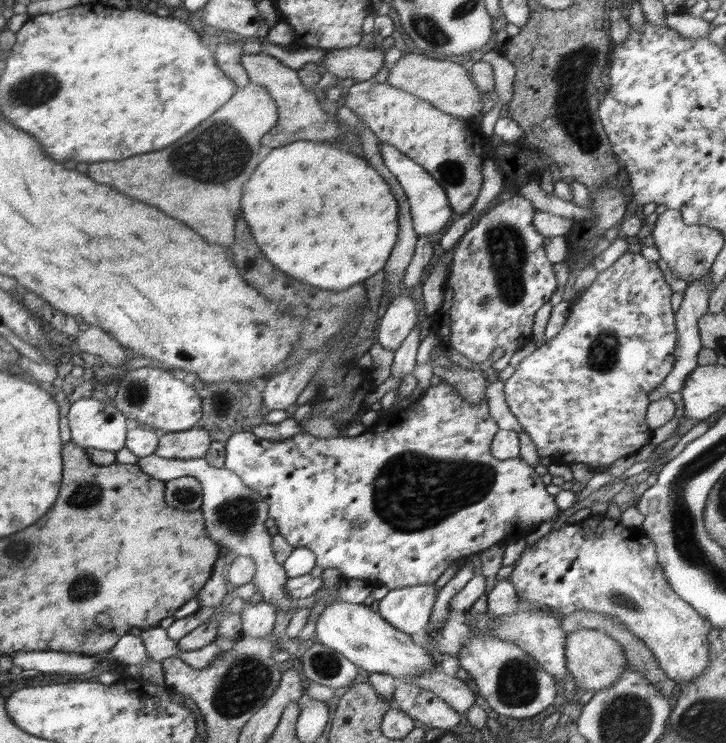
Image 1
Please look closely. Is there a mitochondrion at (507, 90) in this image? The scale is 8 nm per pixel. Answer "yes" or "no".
no

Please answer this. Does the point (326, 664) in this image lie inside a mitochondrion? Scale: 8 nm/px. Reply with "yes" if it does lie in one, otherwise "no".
yes

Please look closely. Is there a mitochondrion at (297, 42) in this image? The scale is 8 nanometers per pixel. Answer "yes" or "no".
no

